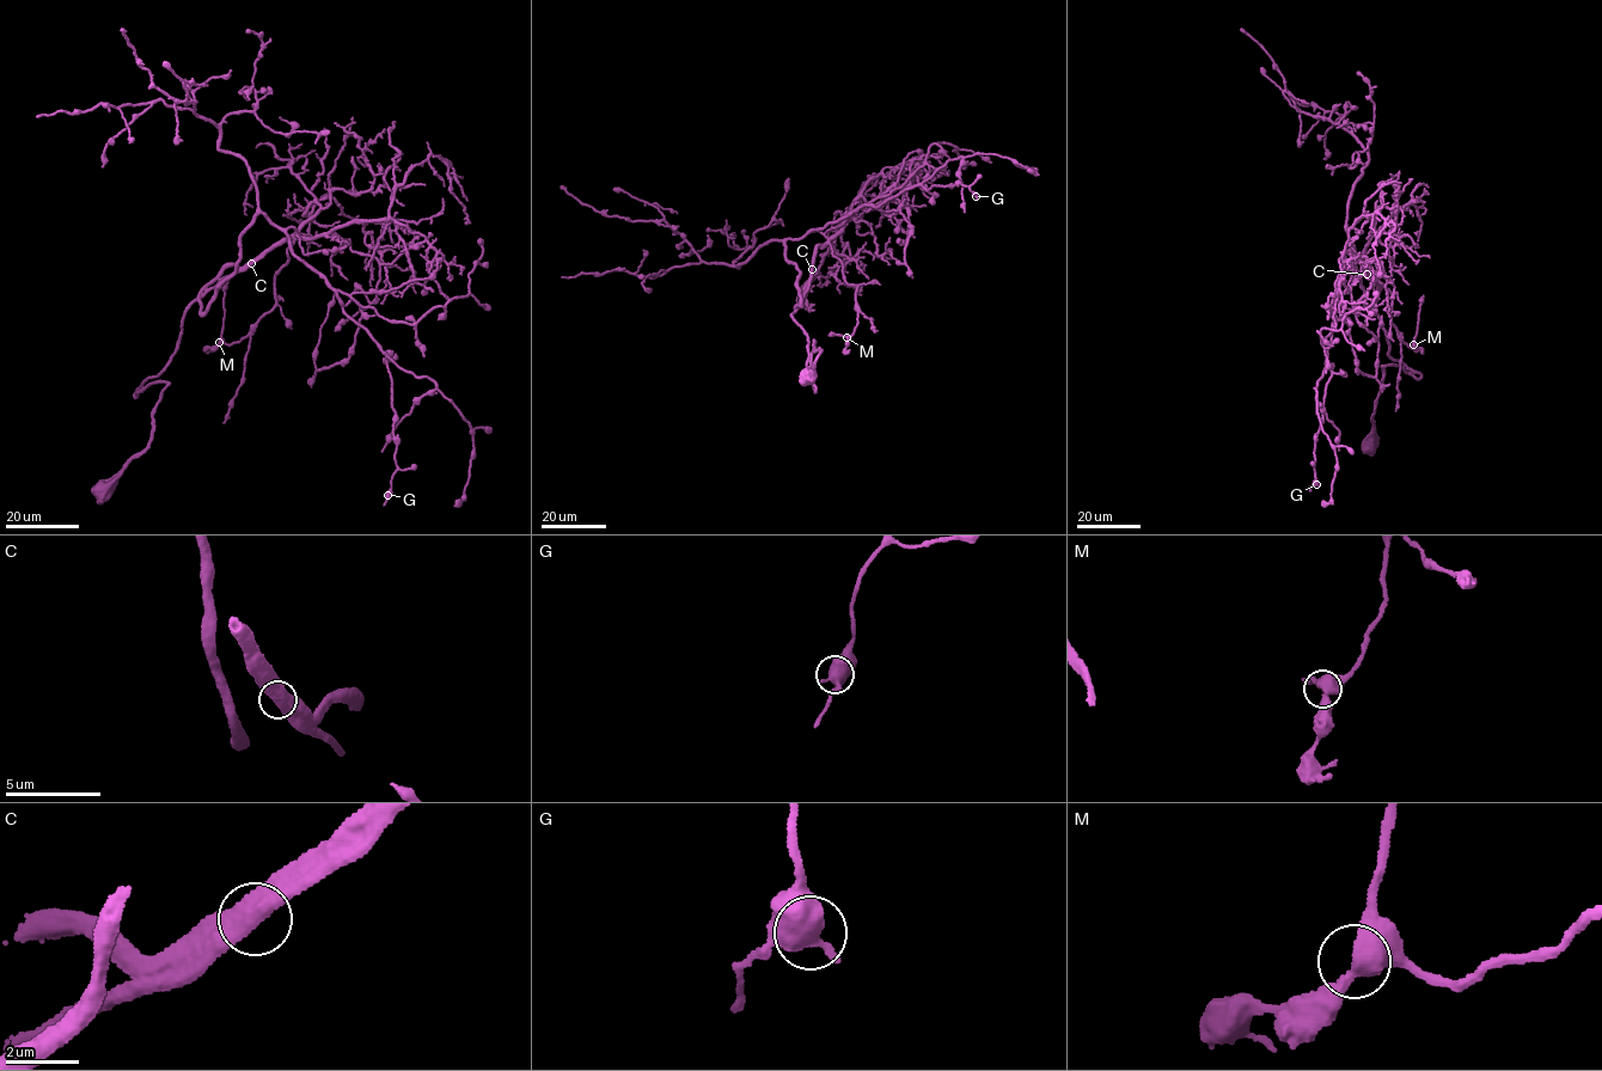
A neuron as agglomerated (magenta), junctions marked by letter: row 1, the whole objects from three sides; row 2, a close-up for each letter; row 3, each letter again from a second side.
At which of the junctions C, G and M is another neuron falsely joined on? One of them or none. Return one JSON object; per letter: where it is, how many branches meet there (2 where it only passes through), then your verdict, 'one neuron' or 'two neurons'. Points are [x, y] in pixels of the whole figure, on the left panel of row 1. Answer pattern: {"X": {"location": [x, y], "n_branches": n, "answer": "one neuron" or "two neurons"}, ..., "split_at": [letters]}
{"C": {"location": [251, 263], "n_branches": 2, "answer": "one neuron"}, "G": {"location": [387, 495], "n_branches": 2, "answer": "one neuron"}, "M": {"location": [219, 342], "n_branches": 2, "answer": "one neuron"}, "split_at": []}

